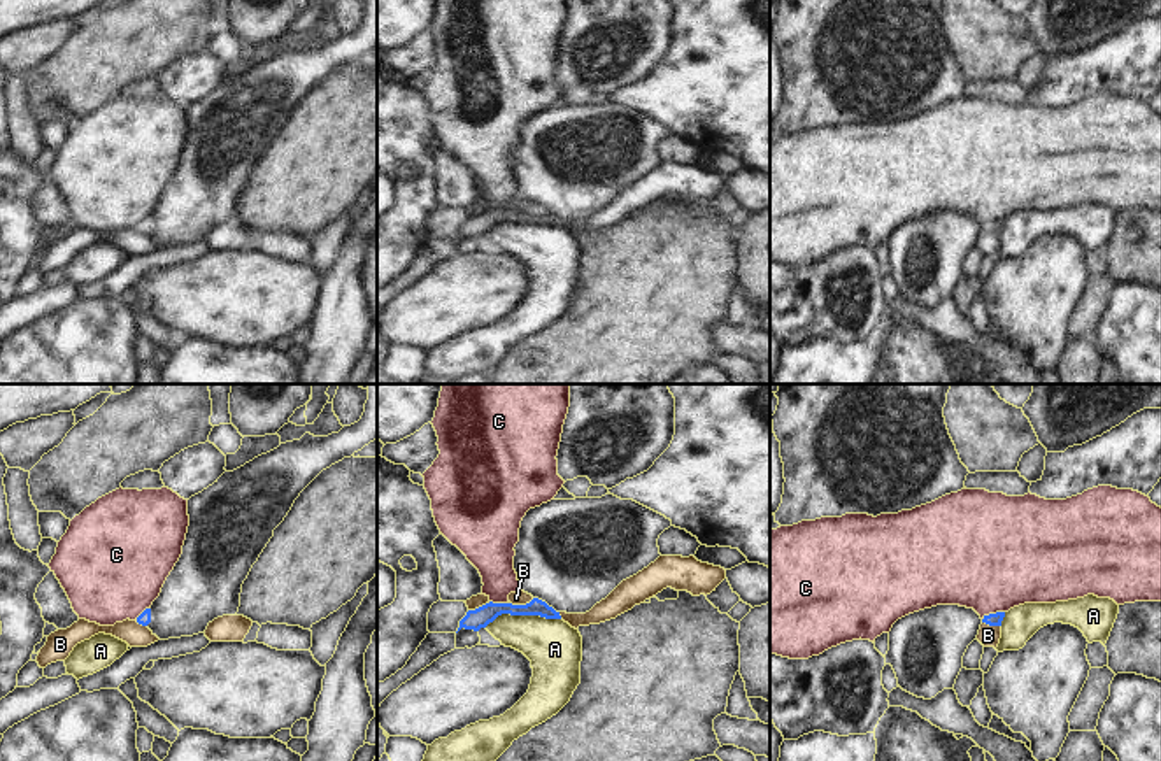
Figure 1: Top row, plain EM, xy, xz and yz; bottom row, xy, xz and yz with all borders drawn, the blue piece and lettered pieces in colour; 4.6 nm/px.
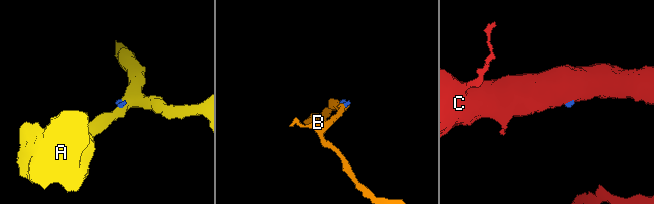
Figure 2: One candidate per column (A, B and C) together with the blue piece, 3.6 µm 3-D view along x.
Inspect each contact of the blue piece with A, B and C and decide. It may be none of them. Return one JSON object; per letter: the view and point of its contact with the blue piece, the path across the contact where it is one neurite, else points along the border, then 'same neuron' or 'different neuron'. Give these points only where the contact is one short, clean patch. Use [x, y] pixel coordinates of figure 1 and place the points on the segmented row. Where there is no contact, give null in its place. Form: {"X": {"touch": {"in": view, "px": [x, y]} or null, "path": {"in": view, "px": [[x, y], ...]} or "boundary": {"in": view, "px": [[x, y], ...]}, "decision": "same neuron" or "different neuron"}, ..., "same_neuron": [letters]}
{"A": {"touch": {"in": "xz", "px": [521, 614]}, "boundary": {"in": "xz", "px": [[560, 618], [498, 614], [484, 626]]}, "decision": "different neuron"}, "B": {"touch": {"in": "xz", "px": [521, 605]}, "boundary": {"in": "xz", "px": [[534, 598], [525, 604], [511, 604]]}, "decision": "different neuron"}, "C": {"touch": {"in": "yz", "px": [993, 614]}, "boundary": {"in": "yz", "px": [[1004, 611], [991, 612], [982, 619]]}, "decision": "different neuron"}, "same_neuron": []}

